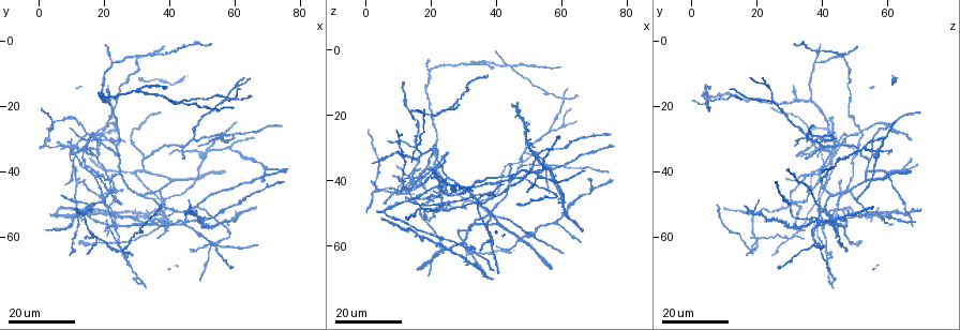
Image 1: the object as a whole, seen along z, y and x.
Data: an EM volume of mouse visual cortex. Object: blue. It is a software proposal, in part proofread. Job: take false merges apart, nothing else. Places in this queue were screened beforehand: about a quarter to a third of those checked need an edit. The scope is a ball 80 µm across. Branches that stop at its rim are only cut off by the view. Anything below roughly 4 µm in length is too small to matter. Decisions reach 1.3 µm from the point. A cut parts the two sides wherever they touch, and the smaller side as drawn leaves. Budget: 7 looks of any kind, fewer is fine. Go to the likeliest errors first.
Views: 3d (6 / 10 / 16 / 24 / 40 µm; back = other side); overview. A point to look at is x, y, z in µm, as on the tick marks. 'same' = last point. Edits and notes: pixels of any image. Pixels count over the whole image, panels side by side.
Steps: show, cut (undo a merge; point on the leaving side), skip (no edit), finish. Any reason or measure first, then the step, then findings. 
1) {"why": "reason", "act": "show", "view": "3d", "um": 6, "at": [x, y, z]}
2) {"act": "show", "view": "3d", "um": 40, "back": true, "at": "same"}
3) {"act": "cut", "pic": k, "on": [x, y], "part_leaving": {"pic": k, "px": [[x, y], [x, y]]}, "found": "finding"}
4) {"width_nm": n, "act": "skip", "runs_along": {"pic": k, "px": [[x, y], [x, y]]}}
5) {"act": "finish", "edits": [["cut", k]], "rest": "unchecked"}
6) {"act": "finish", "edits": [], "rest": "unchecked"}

{"why": "four arms meet", "act": "show", "view": "3d", "um": 24, "at": [43.0, 19.0, 5.5]}

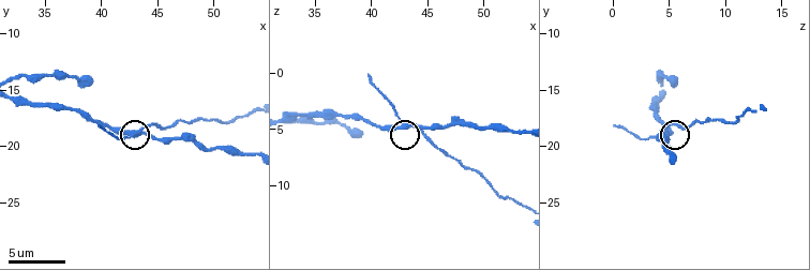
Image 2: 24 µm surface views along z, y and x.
{"act": "show", "view": "3d", "um": 6, "at": [44.0, 18.6, 4.6]}

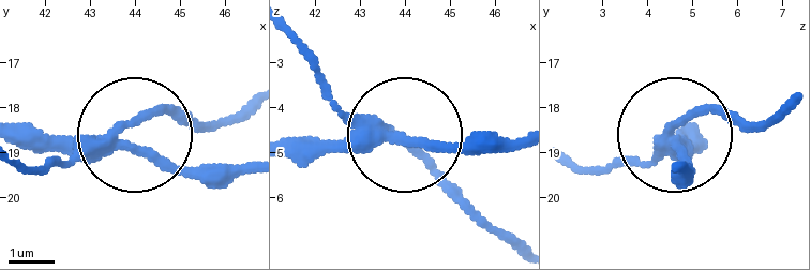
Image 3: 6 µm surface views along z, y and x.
{"act": "show", "view": "3d", "um": 6, "back": true, "at": [43.80, 18.70, 4.70]}

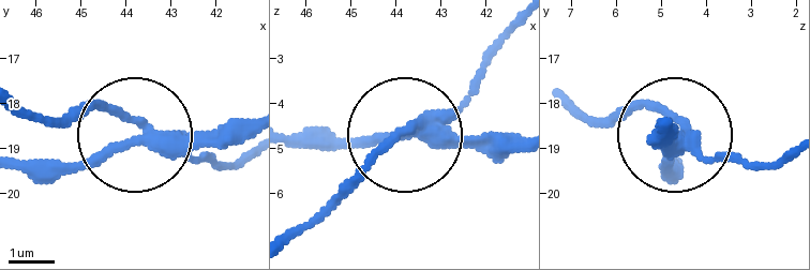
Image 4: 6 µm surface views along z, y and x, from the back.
{"arms": 4, "act": "cut", "pic": 4, "on": [208, 160], "part_leaving": {"pic": 4, "px": [[161, 134], [95, 110], [26, 115]]}, "found": "a second neuron is stuck on"}

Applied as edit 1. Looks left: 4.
{"why": "see it whole again", "act": "show", "view": "overview"}

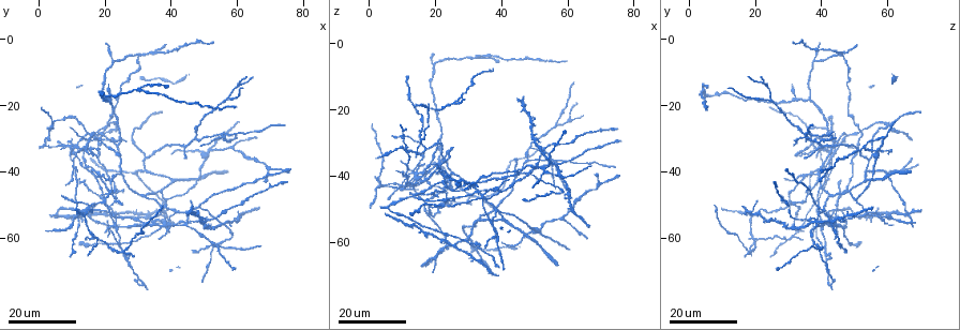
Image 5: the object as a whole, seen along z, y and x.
{"act": "show", "view": "3d", "um": 16, "at": [56.0, 18.5, 25.0]}

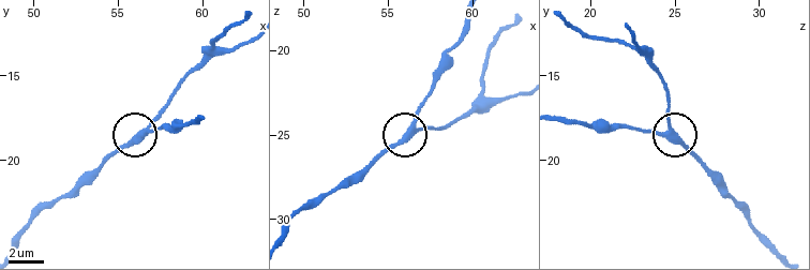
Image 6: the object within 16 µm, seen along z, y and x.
{"why": "zoom in", "act": "show", "view": "3d", "um": 10, "at": [56.7, 18.2, 24.8]}

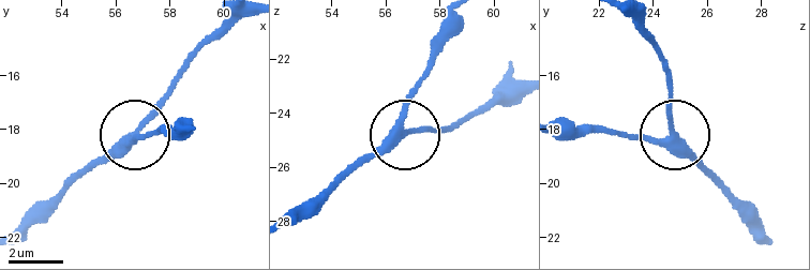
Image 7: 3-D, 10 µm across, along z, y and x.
{"act": "show", "view": "3d", "um": 6, "at": [56.5, 18.4, 24.8]}

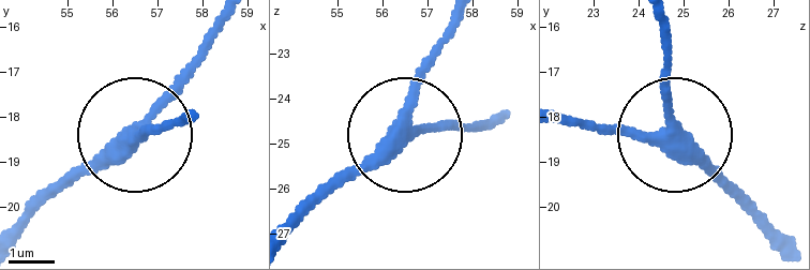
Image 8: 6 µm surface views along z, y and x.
{"arms": 3, "act": "skip", "found": "one neuron here"}

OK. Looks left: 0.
{"act": "finish", "edits": [["cut", 4]], "rest": "unchecked"}

